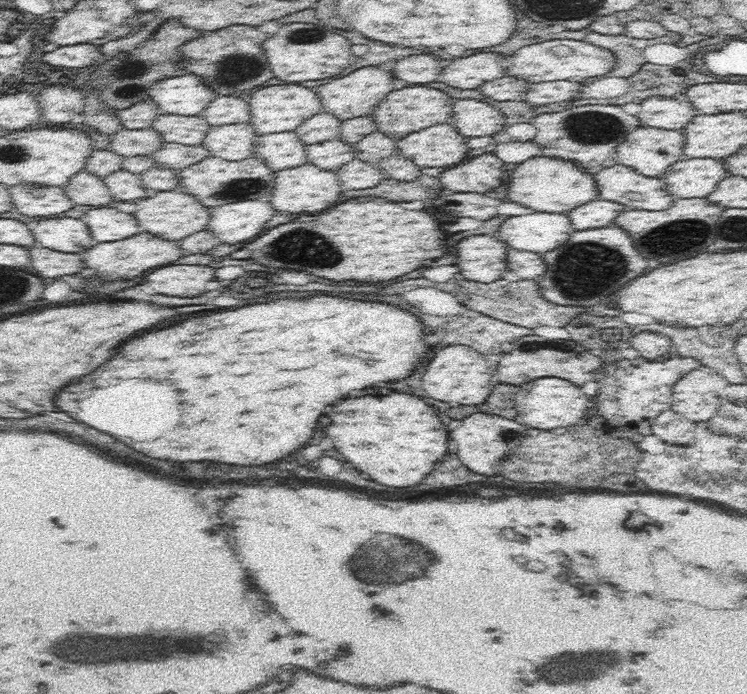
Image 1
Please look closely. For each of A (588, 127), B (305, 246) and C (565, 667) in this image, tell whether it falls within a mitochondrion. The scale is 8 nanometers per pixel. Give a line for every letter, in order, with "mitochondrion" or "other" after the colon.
A: mitochondrion
B: mitochondrion
C: mitochondrion

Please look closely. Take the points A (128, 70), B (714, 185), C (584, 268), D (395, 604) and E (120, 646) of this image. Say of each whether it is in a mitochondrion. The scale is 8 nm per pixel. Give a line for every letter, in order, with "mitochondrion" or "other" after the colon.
A: mitochondrion
B: other
C: mitochondrion
D: mitochondrion
E: mitochondrion

